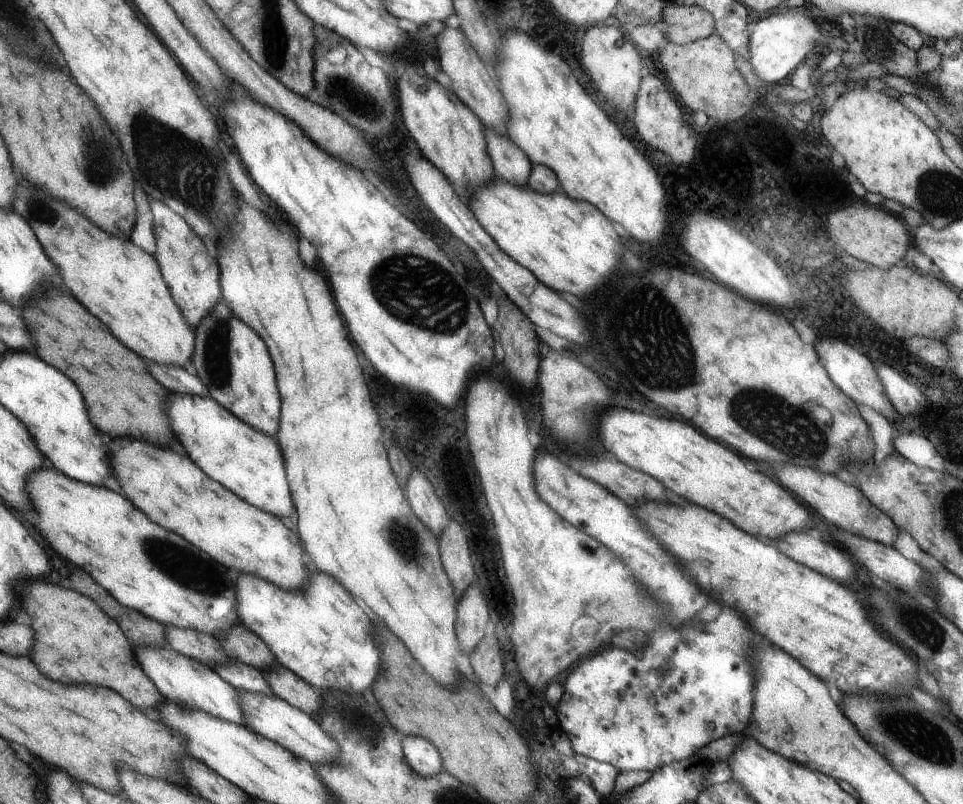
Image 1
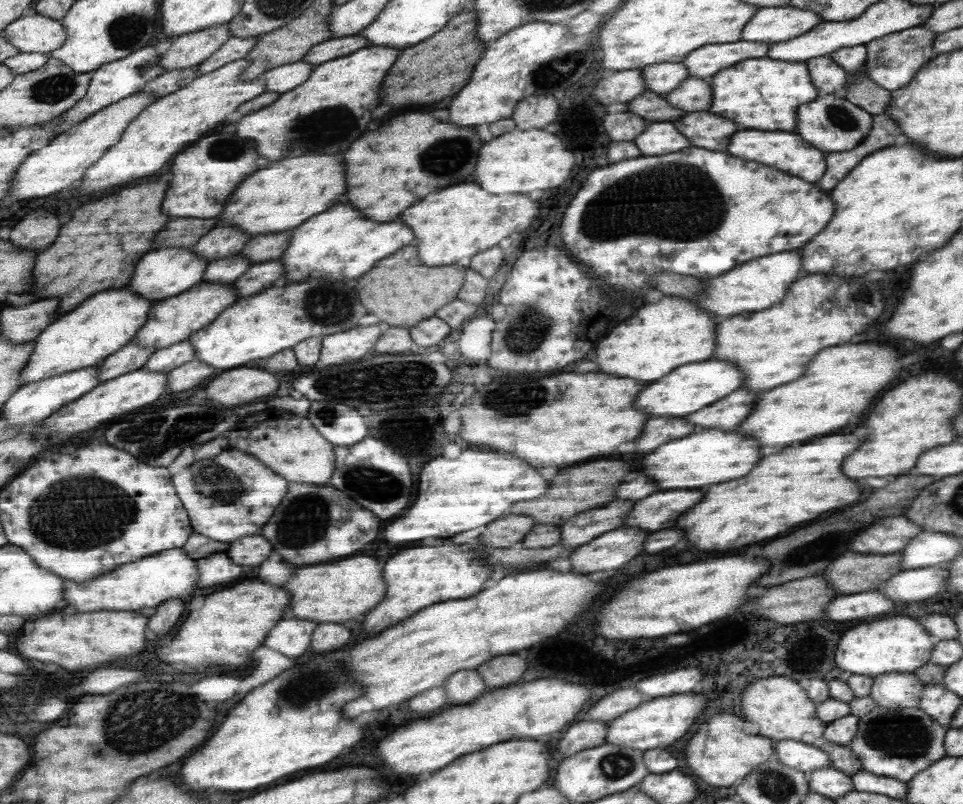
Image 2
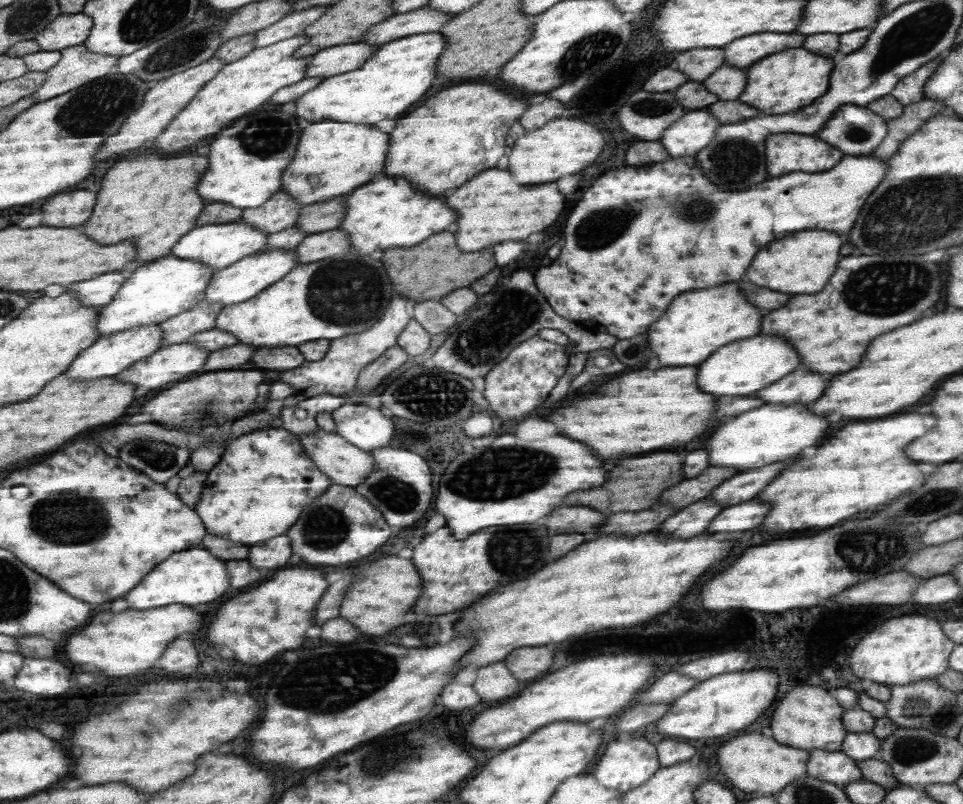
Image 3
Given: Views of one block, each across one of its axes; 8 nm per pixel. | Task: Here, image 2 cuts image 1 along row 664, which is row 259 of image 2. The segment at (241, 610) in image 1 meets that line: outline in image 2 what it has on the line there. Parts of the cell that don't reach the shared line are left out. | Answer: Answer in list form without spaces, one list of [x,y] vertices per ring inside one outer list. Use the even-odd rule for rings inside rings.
[[[336,204],[334,208],[330,208],[330,212],[314,216],[306,220],[306,224],[290,231],[290,236],[290,246],[280,258],[285,264],[284,283],[322,279],[327,284],[352,284],[354,278],[366,274],[372,264],[394,254],[402,246],[414,244],[416,240],[412,228],[402,224],[400,220],[374,222],[350,204]]]

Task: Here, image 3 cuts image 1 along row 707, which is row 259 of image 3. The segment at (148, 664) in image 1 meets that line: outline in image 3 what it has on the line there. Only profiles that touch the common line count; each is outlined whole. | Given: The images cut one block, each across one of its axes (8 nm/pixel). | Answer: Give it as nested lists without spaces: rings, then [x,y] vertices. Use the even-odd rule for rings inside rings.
[[[240,220],[230,224],[206,224],[184,235],[174,246],[173,255],[184,260],[200,260],[216,272],[265,250],[266,246],[269,246],[269,236],[268,232],[262,232],[260,228],[254,228],[252,224]]]

